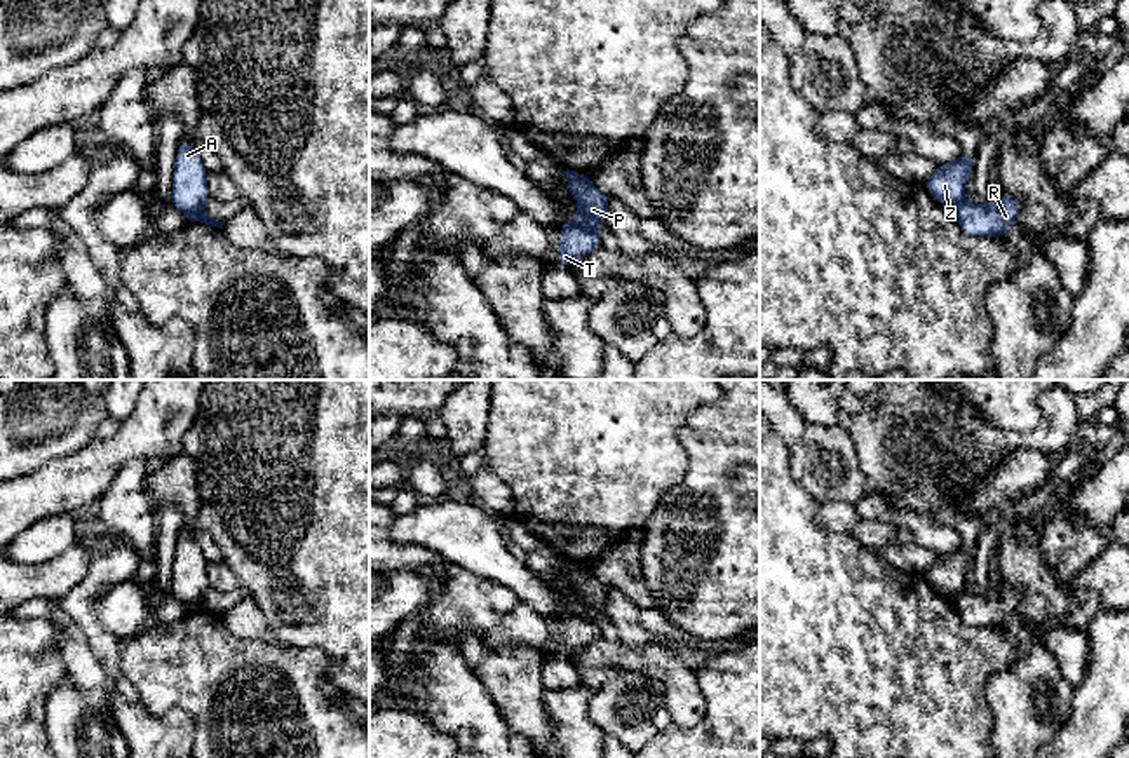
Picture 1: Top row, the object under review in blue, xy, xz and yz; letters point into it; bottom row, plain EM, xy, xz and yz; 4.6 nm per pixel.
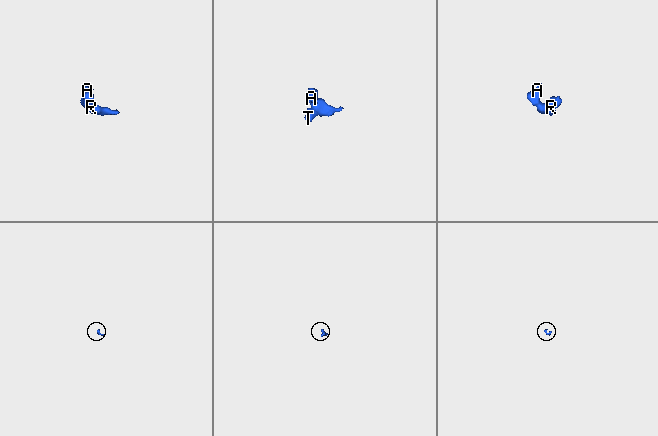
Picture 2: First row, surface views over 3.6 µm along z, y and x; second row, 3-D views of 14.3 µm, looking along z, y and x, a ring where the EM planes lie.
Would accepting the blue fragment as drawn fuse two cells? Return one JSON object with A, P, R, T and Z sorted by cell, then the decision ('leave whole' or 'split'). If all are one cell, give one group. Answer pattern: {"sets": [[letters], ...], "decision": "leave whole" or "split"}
{"sets": [["A", "Z"], ["P", "R", "T"]], "decision": "split"}

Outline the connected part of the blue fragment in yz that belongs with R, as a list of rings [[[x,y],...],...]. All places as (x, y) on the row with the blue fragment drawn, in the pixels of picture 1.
[[[1002,192],[995,206],[963,200],[955,209],[955,220],[967,235],[1004,239],[1005,232],[1017,223],[1019,213],[1021,200],[1009,192]]]

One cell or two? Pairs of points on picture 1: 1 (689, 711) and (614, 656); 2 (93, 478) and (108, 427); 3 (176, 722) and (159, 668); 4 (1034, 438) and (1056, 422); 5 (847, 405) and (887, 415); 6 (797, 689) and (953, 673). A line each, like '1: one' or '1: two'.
1: one
2: two
3: two
4: one
5: two
6: one

